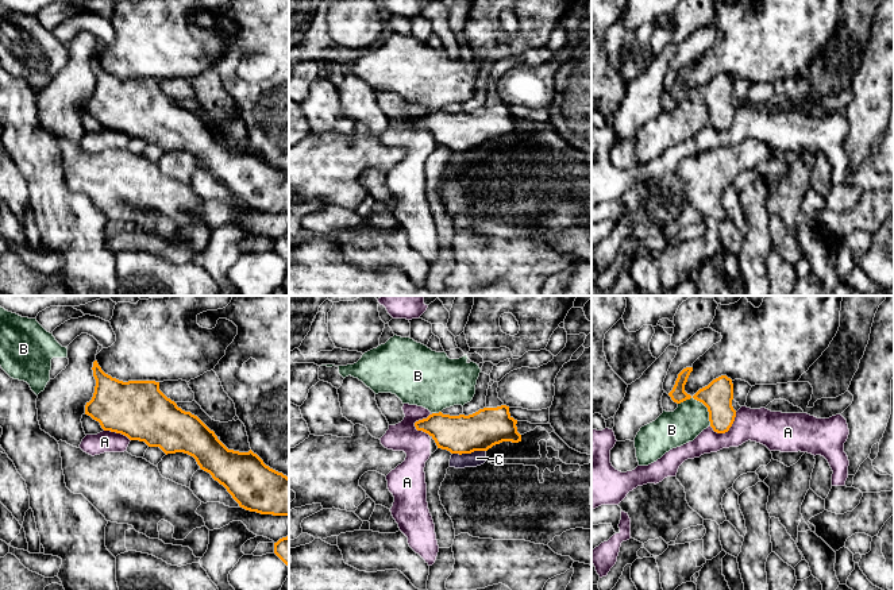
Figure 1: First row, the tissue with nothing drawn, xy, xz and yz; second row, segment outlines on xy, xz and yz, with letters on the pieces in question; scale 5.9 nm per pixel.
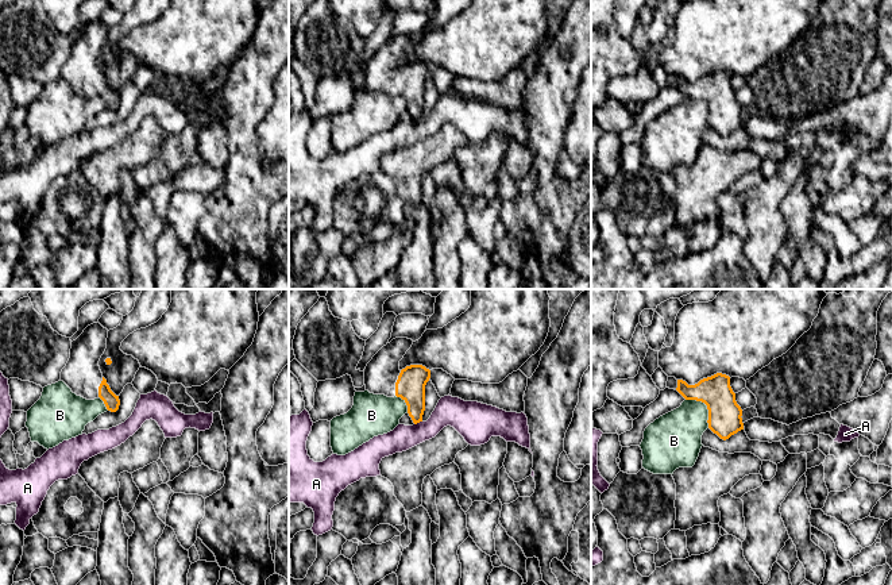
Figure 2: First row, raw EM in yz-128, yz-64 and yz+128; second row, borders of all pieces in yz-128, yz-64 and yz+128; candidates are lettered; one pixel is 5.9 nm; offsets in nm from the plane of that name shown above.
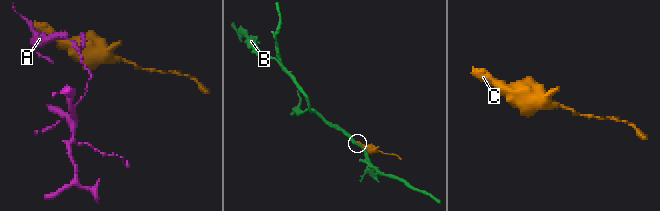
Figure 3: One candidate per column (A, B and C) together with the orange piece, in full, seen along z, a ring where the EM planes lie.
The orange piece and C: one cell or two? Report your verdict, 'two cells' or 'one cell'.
two cells

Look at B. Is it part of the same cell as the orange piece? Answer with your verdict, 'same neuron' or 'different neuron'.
different neuron

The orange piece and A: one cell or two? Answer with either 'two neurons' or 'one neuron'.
two neurons

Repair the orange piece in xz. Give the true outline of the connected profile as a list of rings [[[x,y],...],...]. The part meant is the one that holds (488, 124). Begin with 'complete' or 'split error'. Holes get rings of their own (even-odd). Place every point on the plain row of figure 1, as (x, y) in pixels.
complete; [[[509,104],[483,105],[465,113],[432,111],[415,120],[417,128],[428,131],[438,146],[451,151],[471,151],[488,149],[502,139],[519,140],[517,117],[509,111]]]

